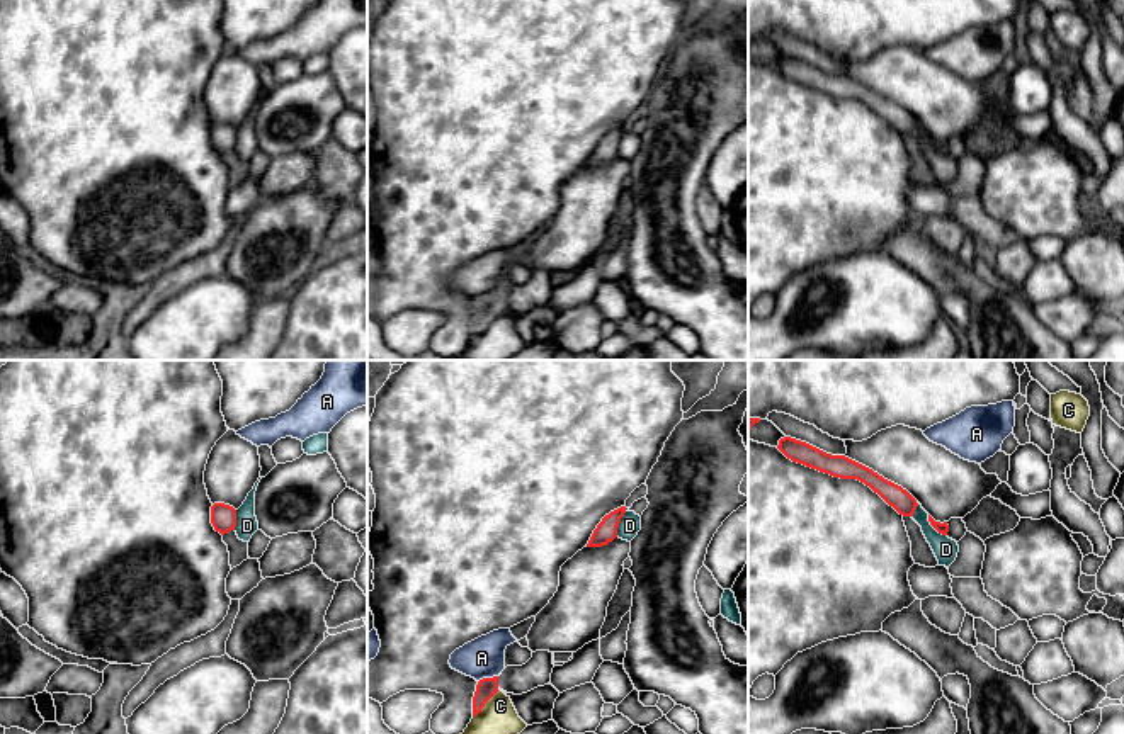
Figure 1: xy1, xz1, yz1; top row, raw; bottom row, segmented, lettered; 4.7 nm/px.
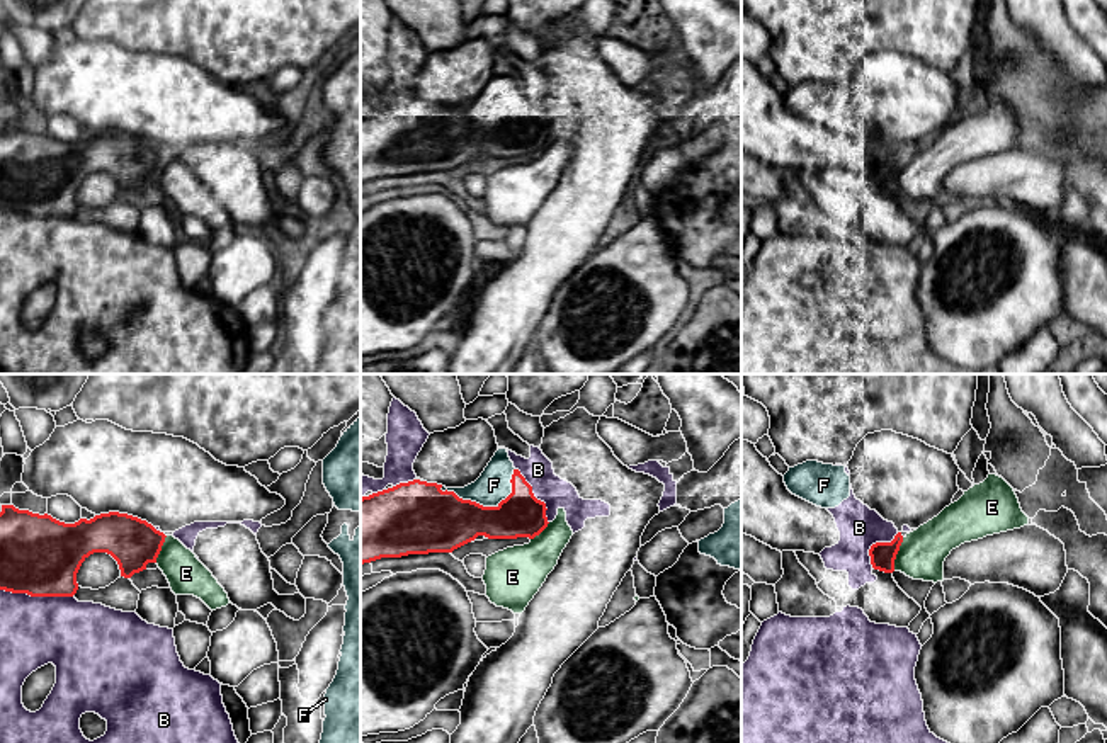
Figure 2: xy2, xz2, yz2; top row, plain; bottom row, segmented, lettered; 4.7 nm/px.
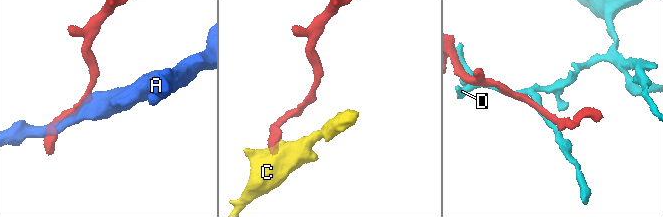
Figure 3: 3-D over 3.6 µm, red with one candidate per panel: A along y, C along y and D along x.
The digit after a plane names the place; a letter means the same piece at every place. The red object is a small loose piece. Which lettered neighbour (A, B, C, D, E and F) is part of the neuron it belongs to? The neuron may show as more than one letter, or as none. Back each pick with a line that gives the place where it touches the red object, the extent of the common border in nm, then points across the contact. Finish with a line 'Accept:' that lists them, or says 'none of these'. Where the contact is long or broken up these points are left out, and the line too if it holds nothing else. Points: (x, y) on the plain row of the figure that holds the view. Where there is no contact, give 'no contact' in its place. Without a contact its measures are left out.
F: xz2 (487, 126) | 380 nm
Accept: F

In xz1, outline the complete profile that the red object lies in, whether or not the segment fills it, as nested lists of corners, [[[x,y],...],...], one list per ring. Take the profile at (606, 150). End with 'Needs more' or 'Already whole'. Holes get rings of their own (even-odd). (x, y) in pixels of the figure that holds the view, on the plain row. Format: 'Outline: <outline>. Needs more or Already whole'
Outline: [[[621,126],[602,138],[593,150],[587,167],[602,167],[617,156],[617,146],[626,133],[626,126]]]. Already whole

